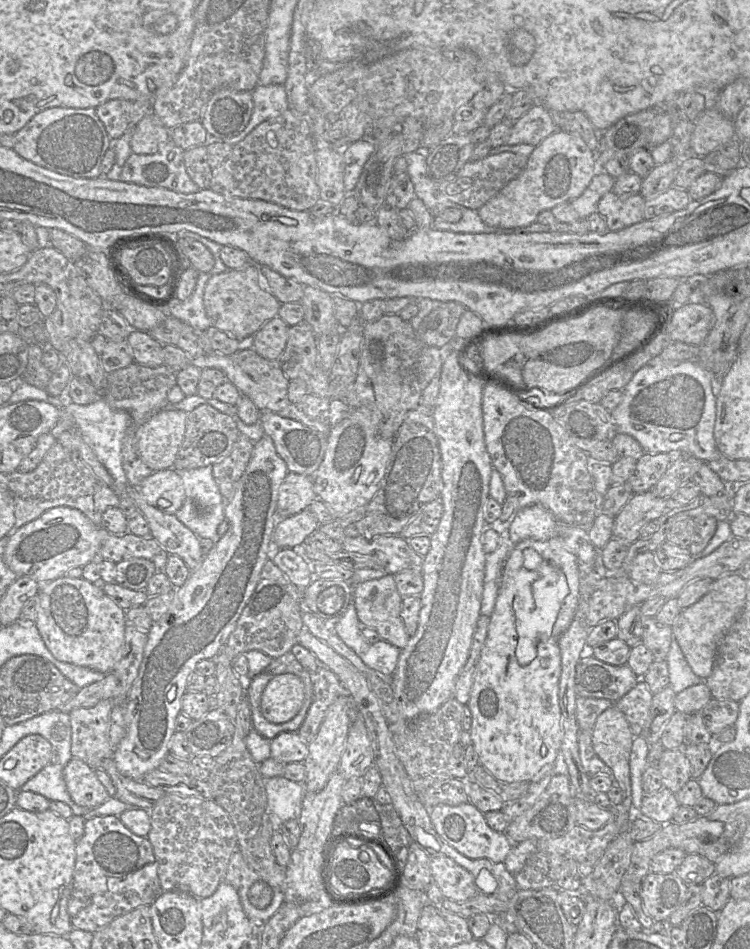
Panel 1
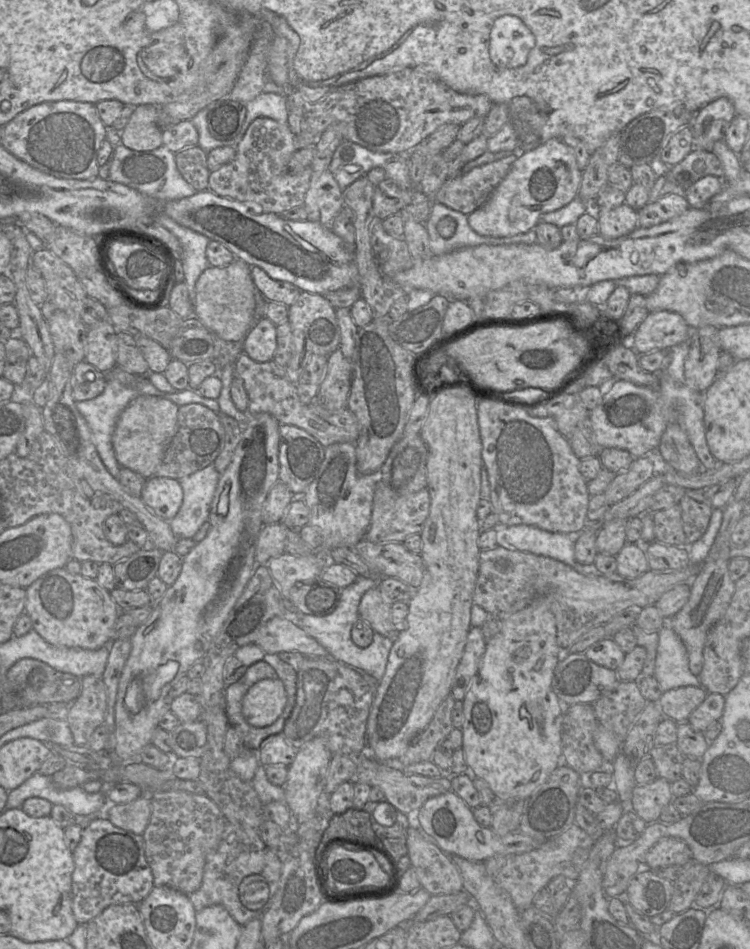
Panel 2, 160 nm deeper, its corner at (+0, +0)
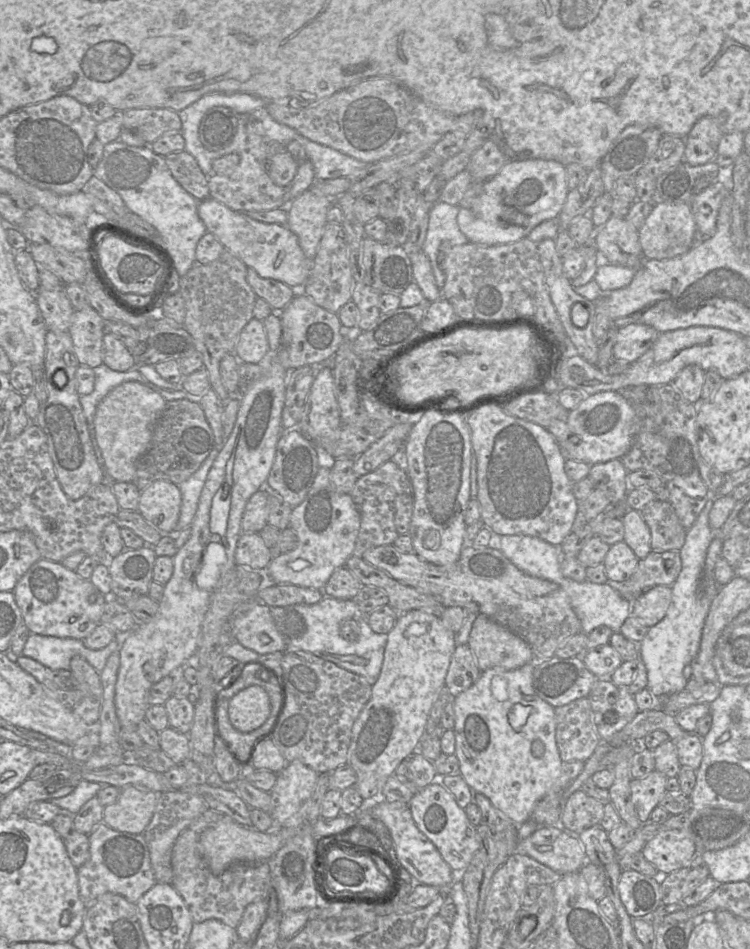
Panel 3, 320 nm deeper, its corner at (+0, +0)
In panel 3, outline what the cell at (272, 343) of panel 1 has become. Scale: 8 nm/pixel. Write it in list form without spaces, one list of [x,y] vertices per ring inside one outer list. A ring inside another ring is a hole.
[[[252,318],[242,329],[234,354],[240,362],[258,364],[268,352],[269,344],[264,324]]]

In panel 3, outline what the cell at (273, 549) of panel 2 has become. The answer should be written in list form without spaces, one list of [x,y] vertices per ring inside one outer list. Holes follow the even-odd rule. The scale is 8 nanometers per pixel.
[[[242,533],[235,551],[236,565],[254,570],[266,570],[273,558],[259,533]]]

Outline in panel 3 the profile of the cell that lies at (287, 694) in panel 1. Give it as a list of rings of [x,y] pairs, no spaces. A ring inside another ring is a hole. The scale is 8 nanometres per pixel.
[[[258,685],[239,691],[228,703],[231,724],[240,732],[252,732],[269,717],[271,703],[267,692]]]

